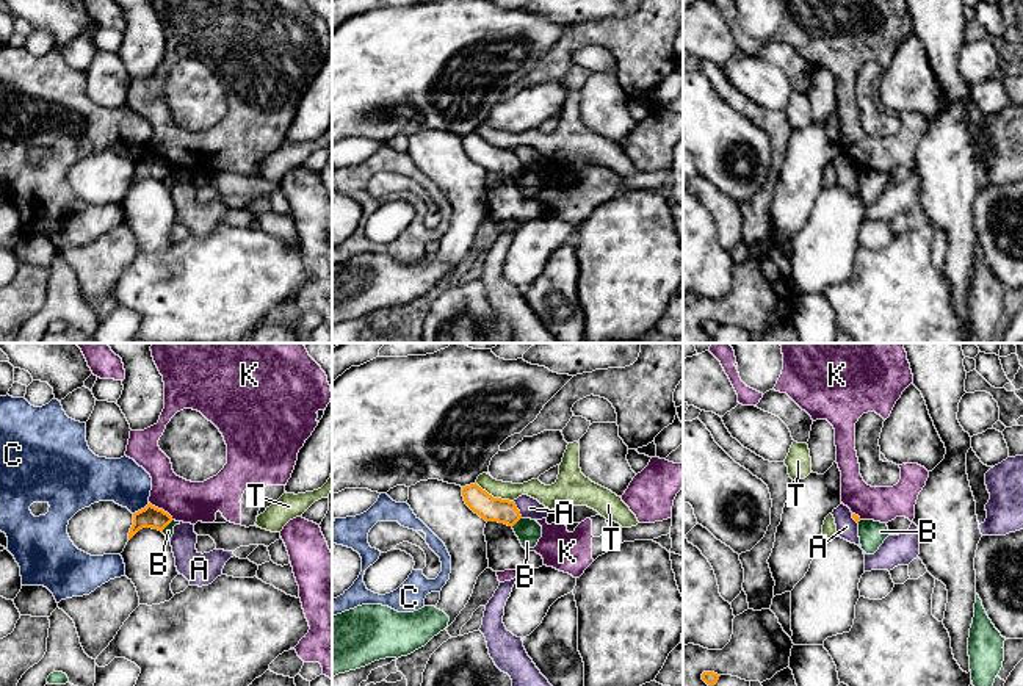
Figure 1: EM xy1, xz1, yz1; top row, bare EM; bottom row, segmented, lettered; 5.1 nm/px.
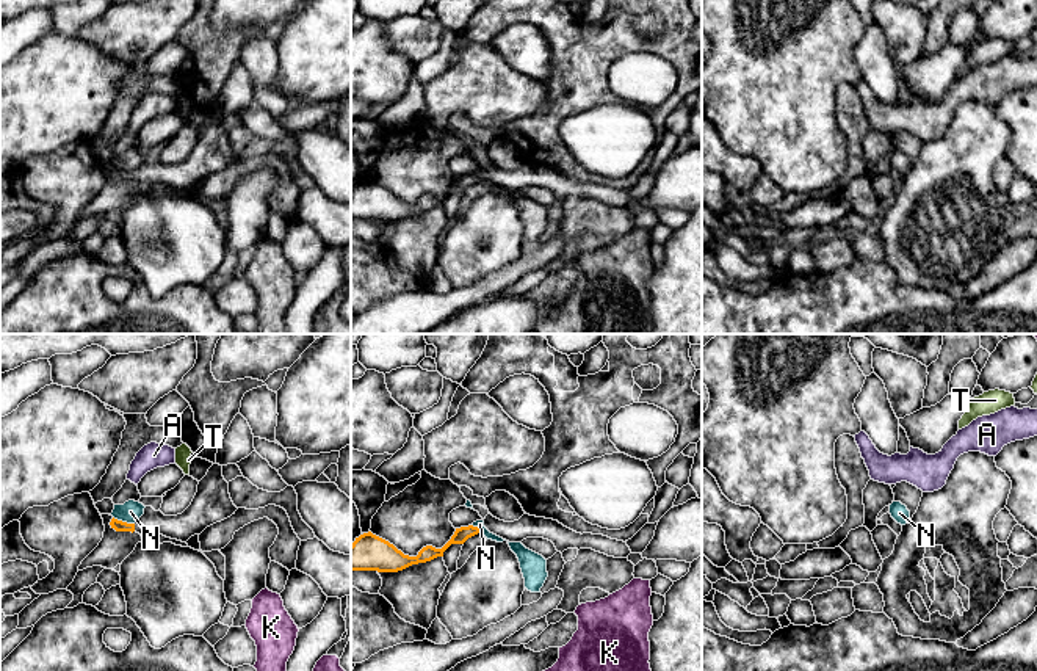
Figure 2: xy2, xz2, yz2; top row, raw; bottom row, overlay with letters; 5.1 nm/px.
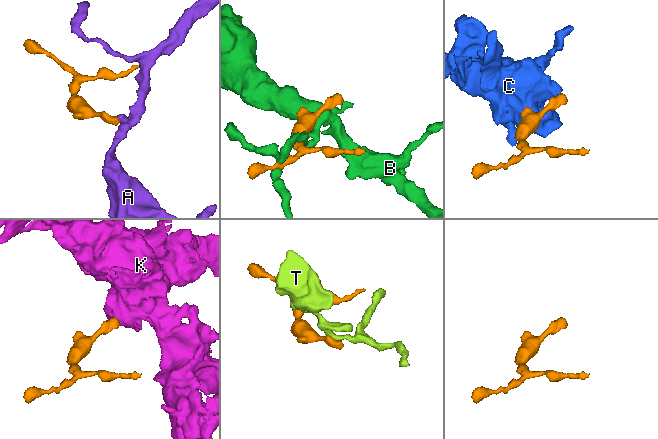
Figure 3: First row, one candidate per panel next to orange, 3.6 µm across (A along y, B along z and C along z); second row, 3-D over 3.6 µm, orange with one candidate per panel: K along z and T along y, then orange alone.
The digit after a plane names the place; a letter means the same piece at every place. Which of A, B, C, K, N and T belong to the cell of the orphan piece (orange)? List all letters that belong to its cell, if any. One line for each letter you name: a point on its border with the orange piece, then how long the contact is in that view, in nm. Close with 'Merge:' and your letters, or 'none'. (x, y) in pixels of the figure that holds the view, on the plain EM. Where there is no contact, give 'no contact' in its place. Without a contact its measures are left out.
Merge: none

